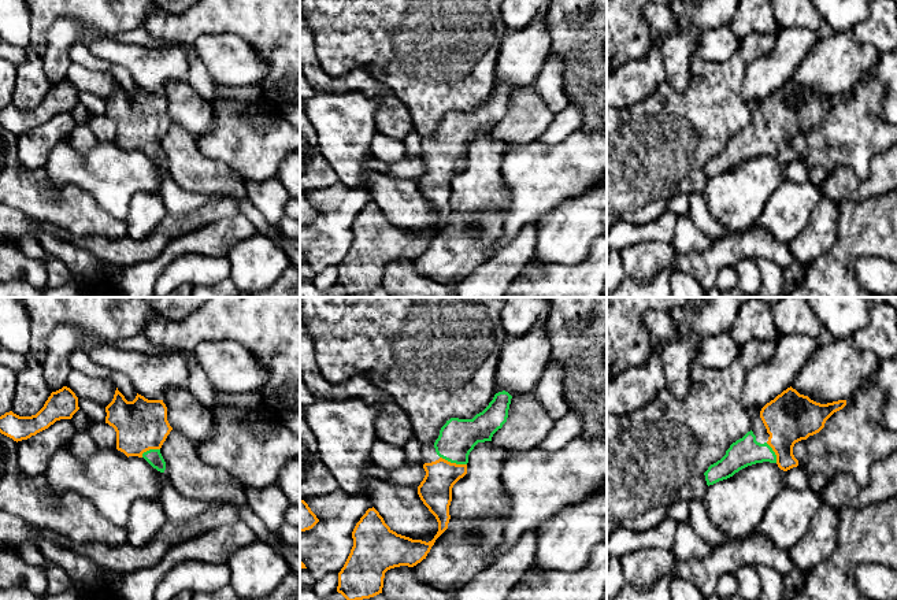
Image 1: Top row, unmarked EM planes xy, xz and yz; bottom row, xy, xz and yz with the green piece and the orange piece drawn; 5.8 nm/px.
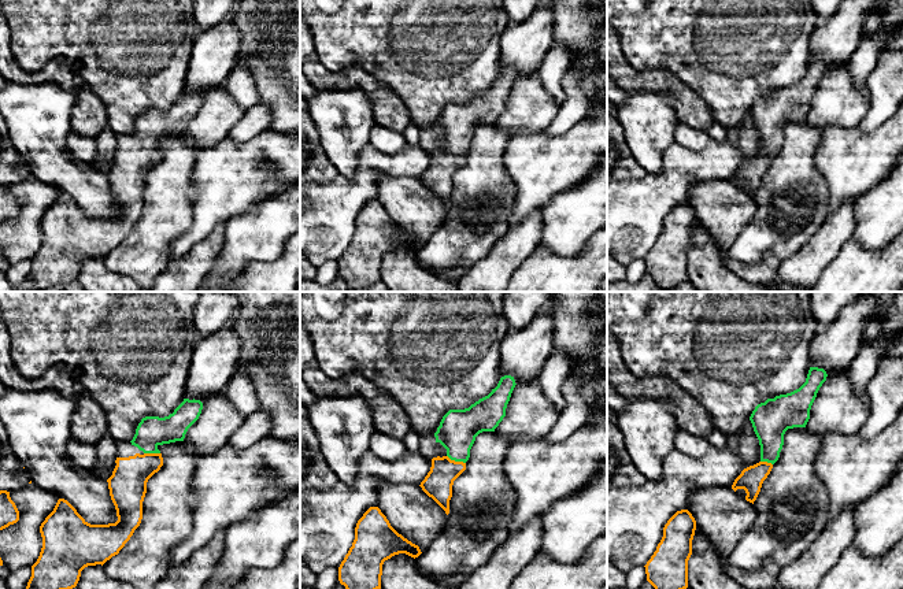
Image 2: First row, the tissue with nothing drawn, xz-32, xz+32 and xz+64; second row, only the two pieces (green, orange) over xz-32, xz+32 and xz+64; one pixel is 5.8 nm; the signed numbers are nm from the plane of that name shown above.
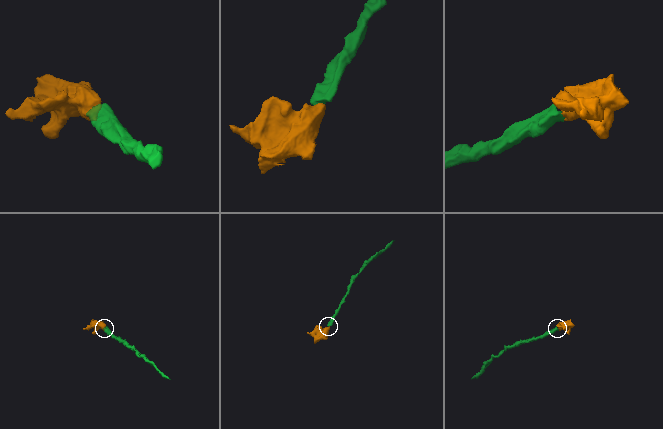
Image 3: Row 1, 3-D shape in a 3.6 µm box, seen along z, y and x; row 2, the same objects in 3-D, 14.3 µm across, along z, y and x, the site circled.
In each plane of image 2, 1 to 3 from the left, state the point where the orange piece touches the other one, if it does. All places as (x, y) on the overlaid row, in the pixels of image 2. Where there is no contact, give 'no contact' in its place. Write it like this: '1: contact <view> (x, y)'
1: contact xz-32 (152, 452)
2: contact xz+32 (456, 460)
3: contact xz+64 (766, 460)

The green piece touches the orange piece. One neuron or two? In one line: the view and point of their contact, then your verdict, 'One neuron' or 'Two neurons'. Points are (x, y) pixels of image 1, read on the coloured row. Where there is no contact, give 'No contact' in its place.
Touches green at xz (453, 462). One neuron

